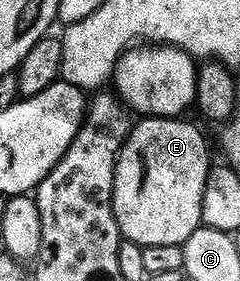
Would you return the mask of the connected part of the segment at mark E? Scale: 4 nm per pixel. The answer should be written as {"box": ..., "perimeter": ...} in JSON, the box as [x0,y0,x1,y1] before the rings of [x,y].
{"box":[114,117,212,247],"perimeter":[[[146,117],[142,124],[131,130],[126,144],[118,154],[118,164],[114,174],[114,216],[123,240],[130,240],[139,247],[152,245],[183,246],[190,240],[192,233],[203,226],[202,202],[204,189],[212,170],[210,151],[206,139],[190,123],[182,123],[181,118],[160,119]]]}

